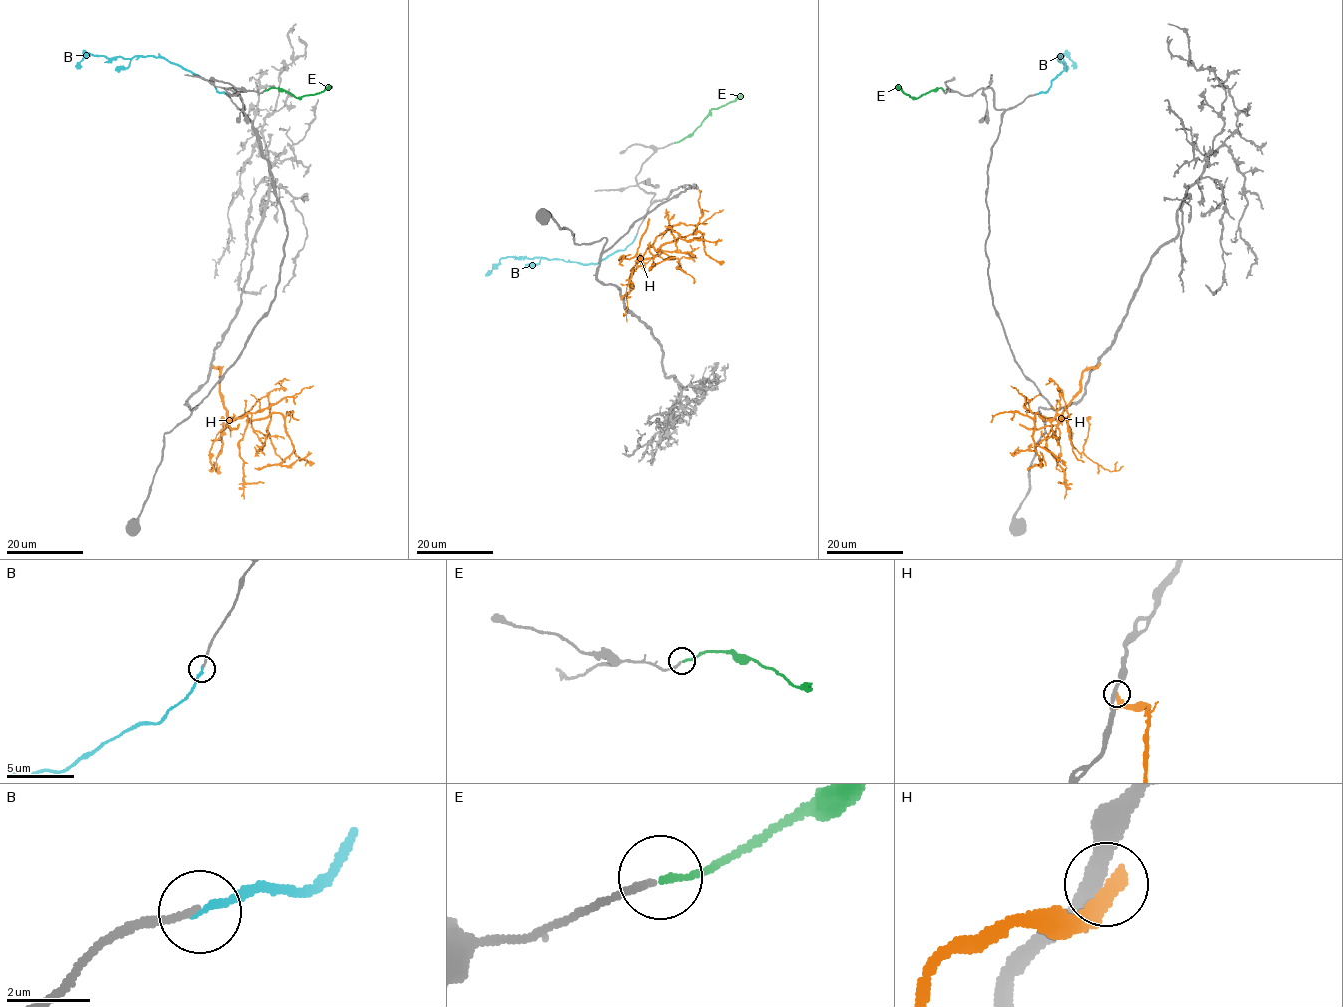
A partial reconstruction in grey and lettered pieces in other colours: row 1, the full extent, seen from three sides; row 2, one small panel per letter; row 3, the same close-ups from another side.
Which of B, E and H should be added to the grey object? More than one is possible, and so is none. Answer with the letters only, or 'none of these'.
E

